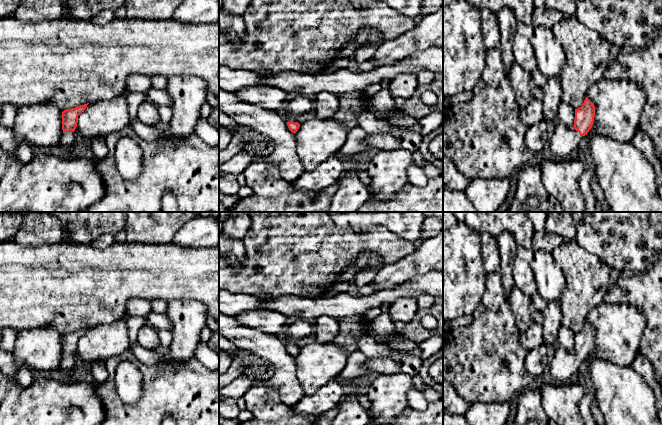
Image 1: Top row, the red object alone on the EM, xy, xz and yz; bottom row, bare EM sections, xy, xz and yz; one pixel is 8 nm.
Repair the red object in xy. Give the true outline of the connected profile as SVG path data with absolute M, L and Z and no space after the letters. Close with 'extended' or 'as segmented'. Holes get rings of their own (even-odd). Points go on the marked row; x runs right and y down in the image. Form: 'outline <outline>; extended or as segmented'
outline M87 104L80 105L75 108L66 109L62 112L62 130L61 140L58 149L71 148L76 142L76 135L74 133L77 123L78 116L86 109Z; extended

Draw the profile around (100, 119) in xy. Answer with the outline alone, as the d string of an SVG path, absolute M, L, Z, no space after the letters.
M123 93L110 100L89 103L78 116L76 128L83 138L92 141L96 137L107 138L129 123L126 93Z

